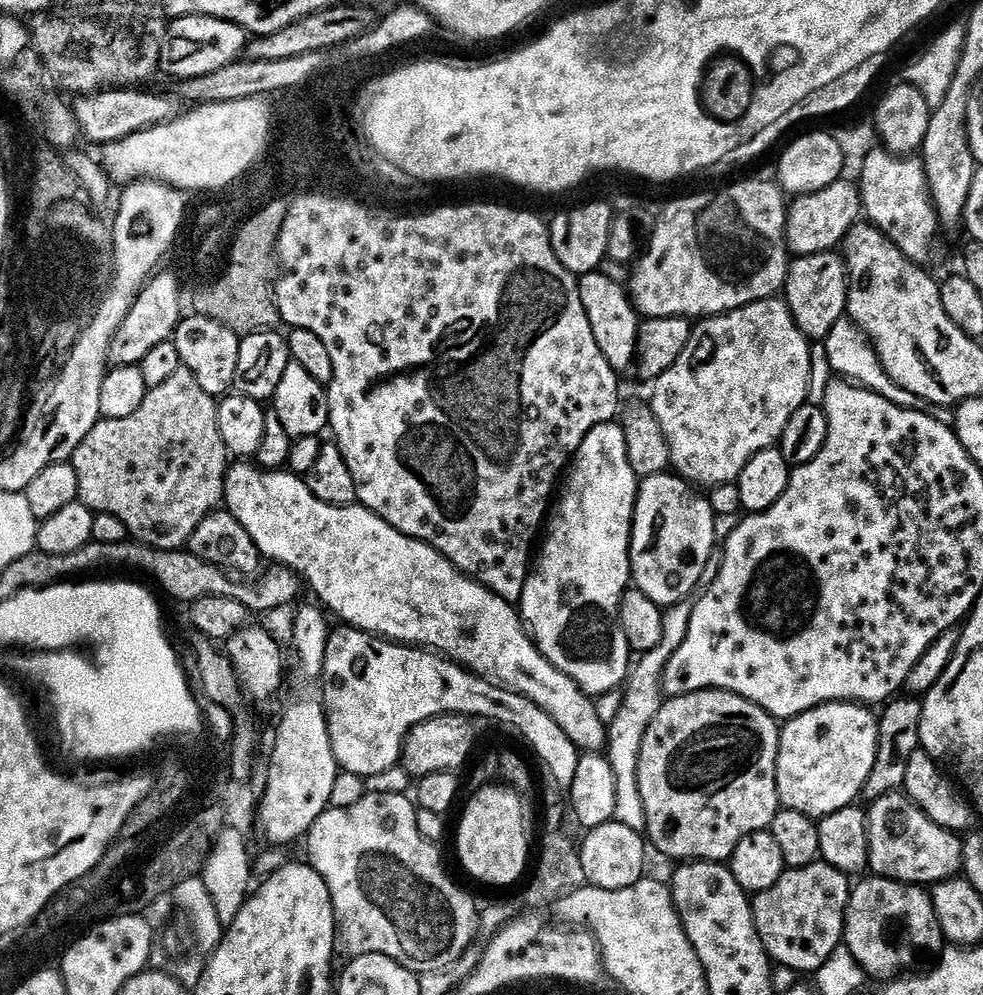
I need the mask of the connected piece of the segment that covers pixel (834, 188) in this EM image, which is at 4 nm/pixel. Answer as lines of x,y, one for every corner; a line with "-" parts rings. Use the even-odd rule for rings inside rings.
841,178
814,194
795,197
788,208
786,239
789,253
809,256
819,252
831,252
845,243
848,231
861,219
860,189
848,178

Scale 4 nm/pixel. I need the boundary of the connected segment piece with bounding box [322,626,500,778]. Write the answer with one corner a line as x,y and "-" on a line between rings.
333,627
328,634
322,677
322,685
324,684
322,699
324,713
328,716
328,733
334,758
343,771
367,778
387,768
397,767
408,731
415,724
430,720
433,716
459,714
488,722
488,714
498,714
494,712
494,708
500,696
490,696
493,681
467,671
431,651
397,644
373,636
371,632
364,632
360,628
339,627

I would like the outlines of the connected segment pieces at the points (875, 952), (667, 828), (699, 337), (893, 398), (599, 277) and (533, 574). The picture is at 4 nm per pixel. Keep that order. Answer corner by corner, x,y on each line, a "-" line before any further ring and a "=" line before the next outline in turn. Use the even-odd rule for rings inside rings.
875,874
869,877
869,880
860,880
857,884
855,881
854,887
848,893
848,906
844,909
842,944
869,977
892,978
905,970
915,969
912,967
919,962
920,955
931,946
932,935
937,935
936,915
933,912
931,897
923,887
903,880
885,880
884,877
=
705,690
702,692
687,692
684,696
673,696
661,703
656,717
652,719
644,731
644,740
640,743
640,769
638,770
638,790
644,807
644,832
649,845
652,844
664,856
669,856
675,862
691,862
693,860
711,860
713,862
728,862
732,859
734,846
741,838
751,832
765,831
771,825
774,814
778,811
776,799
776,743
780,740
780,728
774,717
762,710
754,702
732,692
=
783,299
759,300
733,312
701,319
674,366
655,380
656,389
650,395
652,409
670,446
675,475
696,486
735,482
754,454
779,441
793,410
809,399
811,381
812,344
798,330
=
845,318
838,321
822,343
828,355
828,365
831,366
833,373
837,377
849,382
855,382
861,388
869,388
872,392
878,393
882,398
886,398
898,406
914,408
918,412
924,412
930,418
934,418
934,422
942,422
949,426
955,423
955,413
951,407
920,400
918,394
910,394
910,390
902,390
902,386
898,386
893,382
890,374
886,374
880,356
872,349
870,341
865,338
864,331
852,323
851,320
=
598,270
579,277
578,283
582,306
586,310
586,318
590,318
590,330
594,330
594,342
598,342
598,350
602,350
606,362
610,362
610,366
618,374
633,371
636,362
636,339
642,320
632,307
625,285
=
619,423
595,424
586,438
582,438
559,485
539,545
540,553
538,548
518,605
523,623
540,647
540,653
562,670
562,674
574,678
580,689
593,698
601,698
615,688
617,691
628,679
630,671
628,639
620,628
619,618
620,599
633,583
628,544
632,540
637,487
638,478
630,466
626,436
-
582,594
590,600
596,598
596,602
602,604
606,632
612,628
612,636
623,636
612,642
606,662
592,668
590,662
570,660
556,644
556,626
564,626
568,618
566,608
572,600
580,600

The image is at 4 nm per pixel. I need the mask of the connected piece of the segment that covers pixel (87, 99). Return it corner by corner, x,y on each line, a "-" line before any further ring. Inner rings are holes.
107,88
95,93
75,95
70,105
79,122
83,137
92,142
109,144
124,140
130,134
144,128
151,128
153,124
164,124
179,115
180,106
174,97
144,92
144,90
142,88

